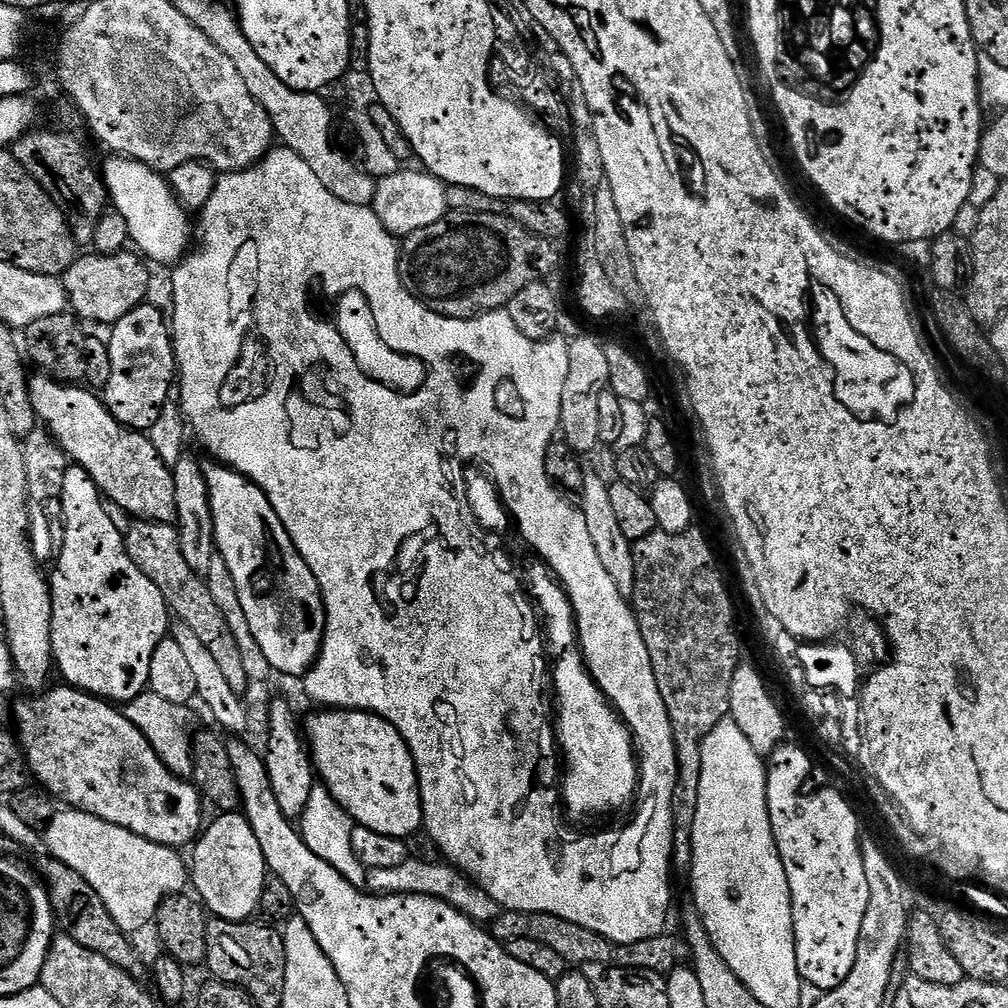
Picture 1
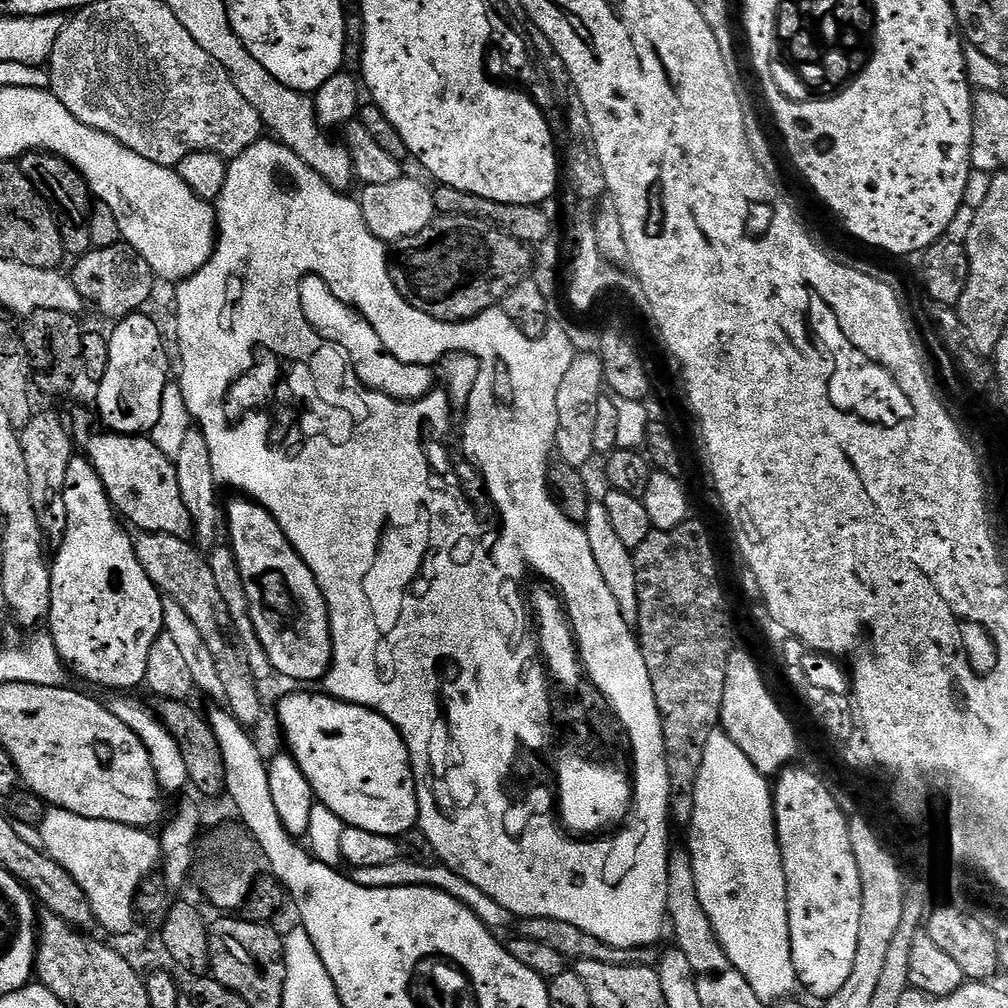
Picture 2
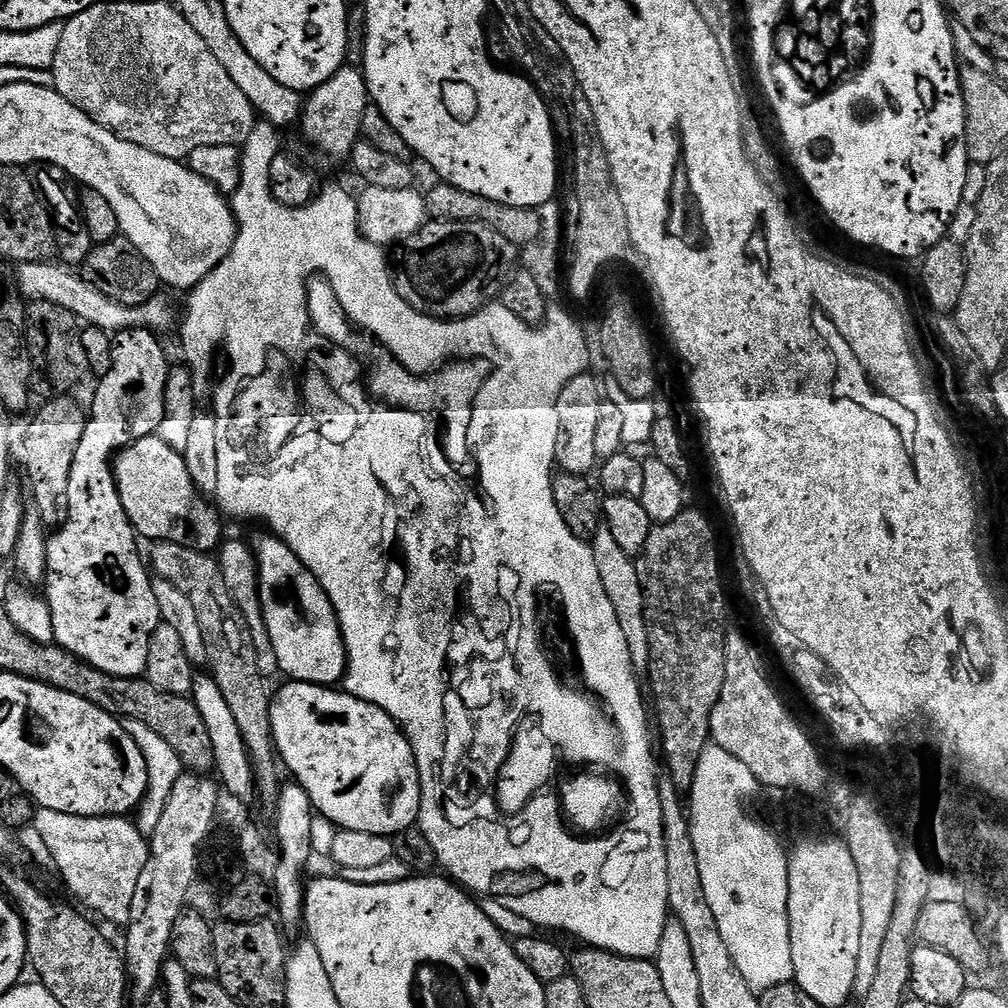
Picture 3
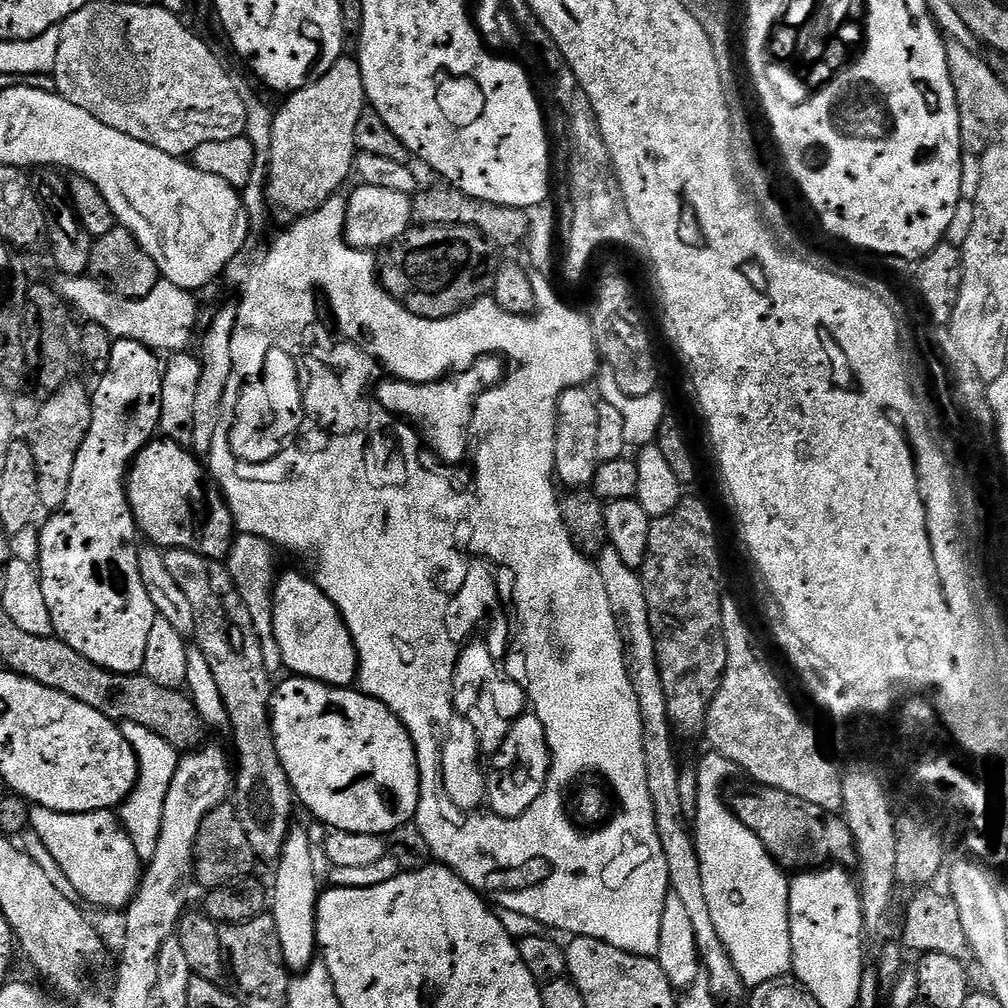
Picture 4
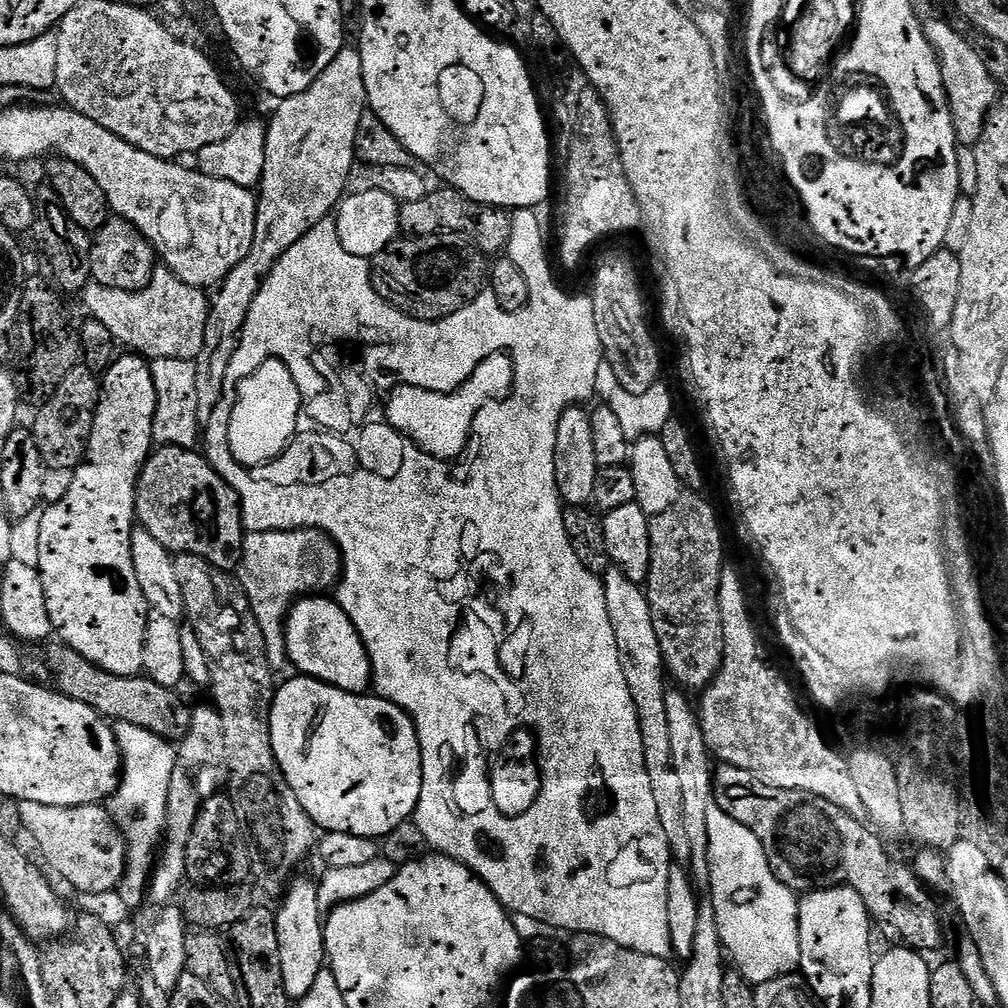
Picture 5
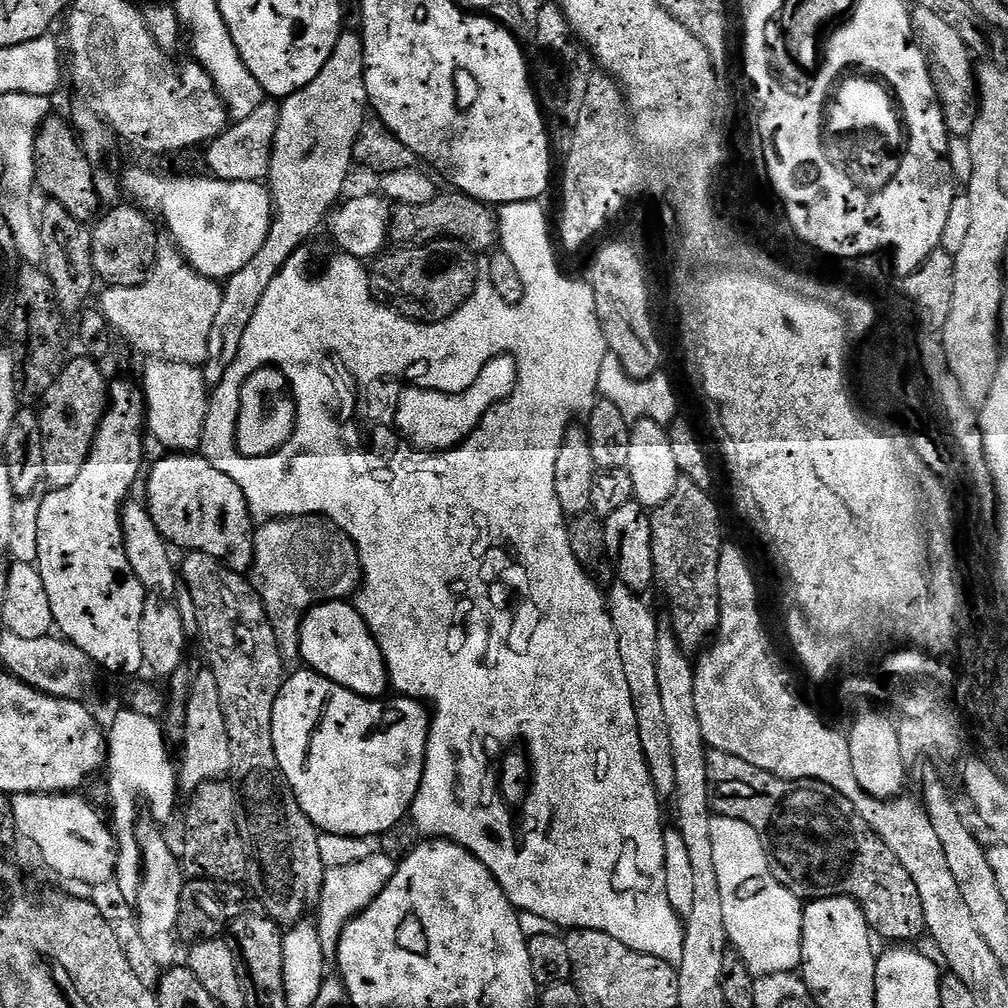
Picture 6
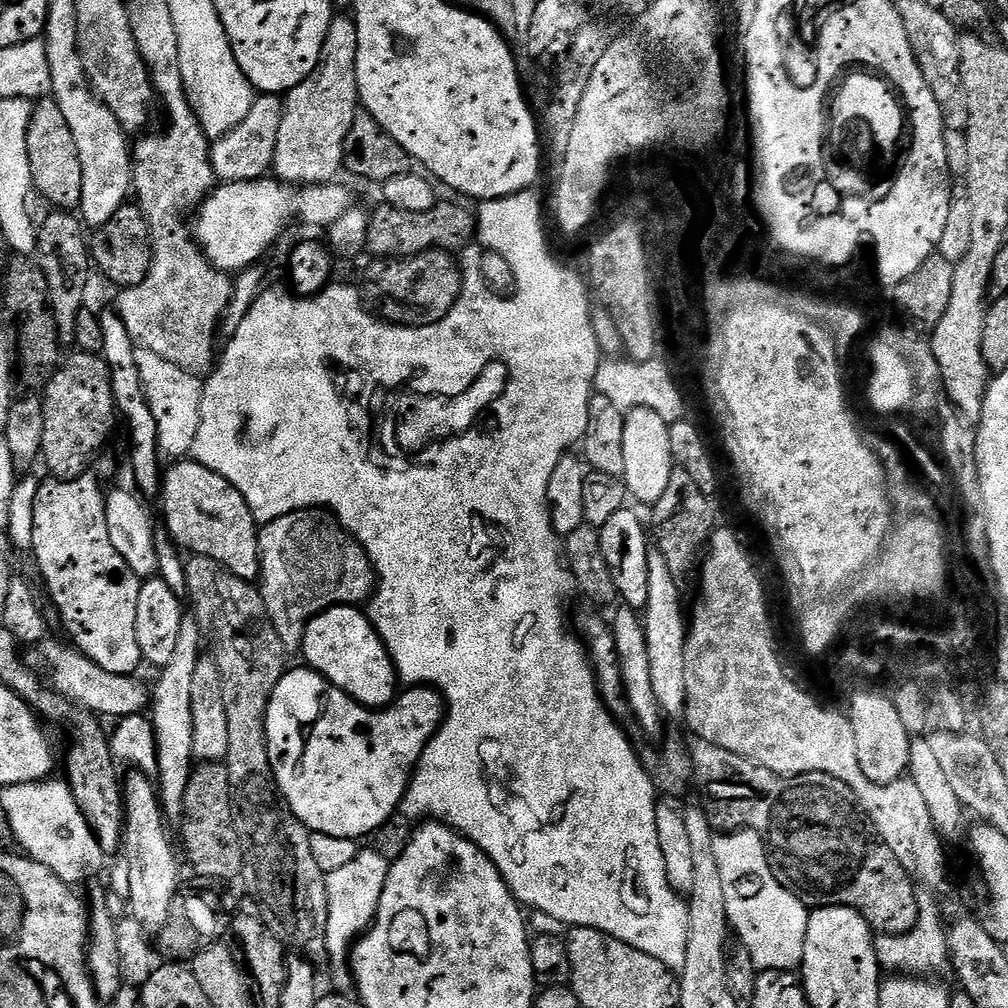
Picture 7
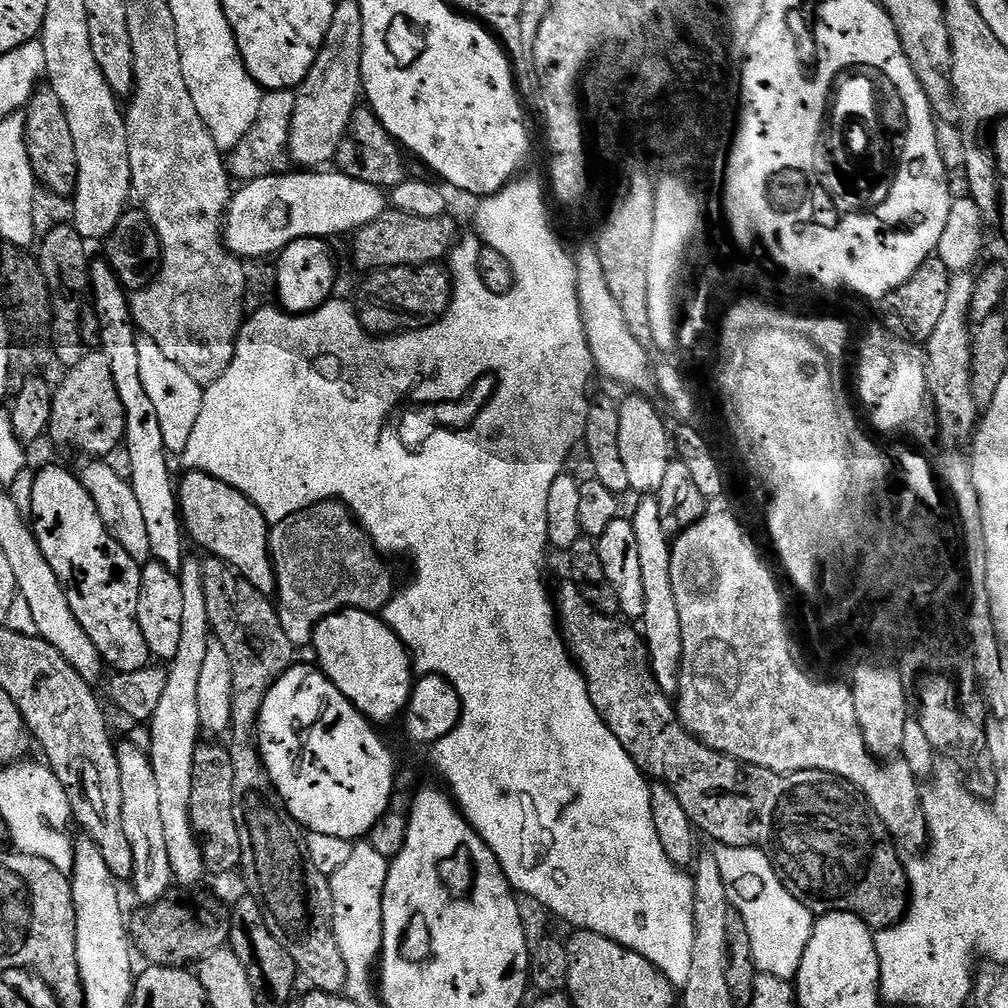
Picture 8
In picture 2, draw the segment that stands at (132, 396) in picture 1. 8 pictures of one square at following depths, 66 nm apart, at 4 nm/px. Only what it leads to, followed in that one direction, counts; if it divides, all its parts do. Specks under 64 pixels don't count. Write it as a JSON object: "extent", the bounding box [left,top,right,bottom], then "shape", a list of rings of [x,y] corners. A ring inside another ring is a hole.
{"extent":[94,311,170,436],"shape":[[[143,311],[125,316],[107,337],[110,362],[104,377],[98,381],[100,389],[94,408],[100,411],[105,429],[122,436],[138,436],[151,433],[162,414],[162,394],[170,383],[168,376],[168,352],[164,349],[164,336],[160,328],[144,316]]]}

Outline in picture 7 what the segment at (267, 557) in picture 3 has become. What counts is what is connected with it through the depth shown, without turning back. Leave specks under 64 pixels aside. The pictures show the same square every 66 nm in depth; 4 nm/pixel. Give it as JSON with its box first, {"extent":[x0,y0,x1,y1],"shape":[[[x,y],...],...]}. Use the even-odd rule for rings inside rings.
{"extent":[302,606,398,708],"shape":[[[341,606],[319,612],[304,631],[302,653],[307,667],[324,676],[336,688],[365,708],[387,708],[398,696],[398,675],[392,655],[376,627],[359,607]]]}

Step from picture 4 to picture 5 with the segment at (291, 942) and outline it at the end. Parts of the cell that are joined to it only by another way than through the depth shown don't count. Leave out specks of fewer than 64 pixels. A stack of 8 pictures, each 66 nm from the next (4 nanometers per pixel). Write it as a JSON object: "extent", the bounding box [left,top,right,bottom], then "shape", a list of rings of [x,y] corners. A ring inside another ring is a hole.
{"extent":[275,878,326,1002],"shape":[[[296,878],[287,885],[283,893],[280,908],[275,909],[276,929],[280,932],[280,957],[282,958],[282,986],[286,986],[286,994],[289,1001],[295,1002],[310,994],[310,988],[318,979],[318,974],[325,971],[326,953],[324,951],[324,921],[325,917],[320,910],[318,894],[316,893],[317,881],[300,880]]]}

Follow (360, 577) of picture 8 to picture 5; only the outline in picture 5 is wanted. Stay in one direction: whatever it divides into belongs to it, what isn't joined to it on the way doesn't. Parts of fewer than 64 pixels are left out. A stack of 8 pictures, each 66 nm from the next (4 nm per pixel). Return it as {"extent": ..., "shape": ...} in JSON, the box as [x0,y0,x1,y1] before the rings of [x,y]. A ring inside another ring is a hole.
{"extent":[236,528,344,671],"shape":[[[295,528],[289,532],[256,531],[245,535],[236,577],[247,595],[255,620],[262,630],[267,646],[267,658],[273,671],[278,669],[280,659],[286,655],[285,625],[292,605],[309,594],[324,594],[335,589],[342,579],[343,570],[344,560],[340,557],[340,548],[336,541],[321,528]]]}

